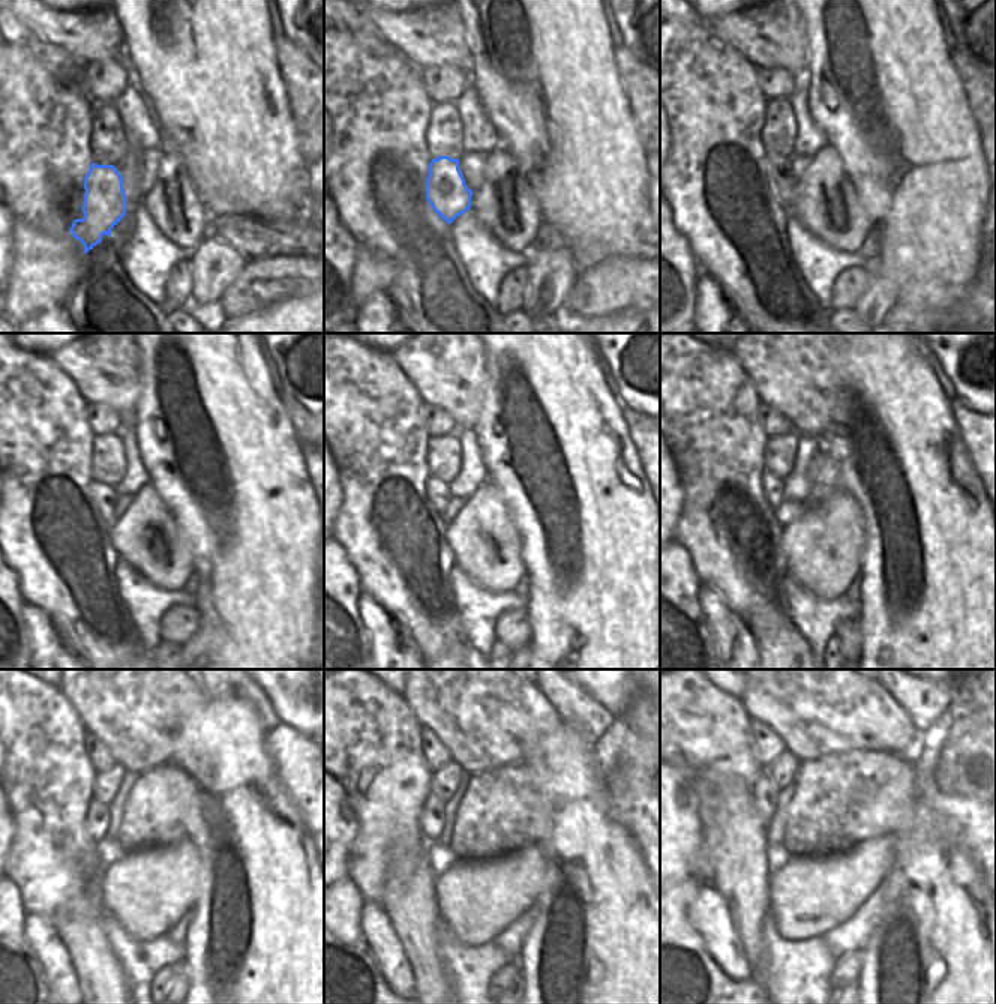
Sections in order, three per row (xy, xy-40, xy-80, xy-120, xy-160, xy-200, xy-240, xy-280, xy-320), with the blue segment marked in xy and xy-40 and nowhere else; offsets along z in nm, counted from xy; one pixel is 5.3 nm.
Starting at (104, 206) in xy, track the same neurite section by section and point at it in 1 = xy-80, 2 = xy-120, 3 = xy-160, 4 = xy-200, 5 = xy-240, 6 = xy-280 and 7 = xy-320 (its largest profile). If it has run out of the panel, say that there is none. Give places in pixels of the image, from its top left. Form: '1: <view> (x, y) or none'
1: xy-80 (779, 167)
2: xy-120 (104, 497)
3: xy-160 (438, 492)
4: xy-200 (771, 486)
5: xy-240 (96, 821)
6: xy-280 (432, 817)
7: xy-320 (764, 791)

